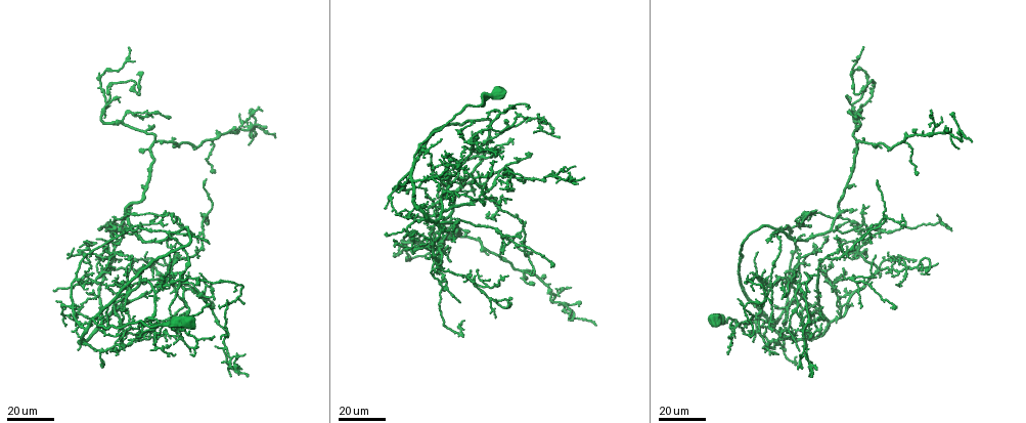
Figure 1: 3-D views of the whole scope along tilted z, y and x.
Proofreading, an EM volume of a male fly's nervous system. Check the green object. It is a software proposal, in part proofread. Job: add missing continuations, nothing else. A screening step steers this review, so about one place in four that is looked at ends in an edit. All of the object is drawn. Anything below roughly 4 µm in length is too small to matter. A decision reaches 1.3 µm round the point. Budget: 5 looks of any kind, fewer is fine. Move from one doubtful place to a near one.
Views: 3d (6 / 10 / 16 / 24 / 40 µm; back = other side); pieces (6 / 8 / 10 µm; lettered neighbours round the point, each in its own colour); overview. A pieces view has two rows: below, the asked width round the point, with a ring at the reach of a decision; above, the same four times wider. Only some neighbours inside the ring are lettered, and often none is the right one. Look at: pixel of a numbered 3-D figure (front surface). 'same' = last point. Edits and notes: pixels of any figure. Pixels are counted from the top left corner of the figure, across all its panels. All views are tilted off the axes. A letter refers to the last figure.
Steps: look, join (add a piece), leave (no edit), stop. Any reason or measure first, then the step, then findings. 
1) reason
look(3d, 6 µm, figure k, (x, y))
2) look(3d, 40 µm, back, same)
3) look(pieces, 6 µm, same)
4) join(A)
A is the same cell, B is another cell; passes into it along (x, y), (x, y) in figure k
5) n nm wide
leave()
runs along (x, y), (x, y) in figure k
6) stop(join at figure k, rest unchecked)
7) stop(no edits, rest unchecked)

an open end
look(3d, 24 µm, figure 1, (858, 125))

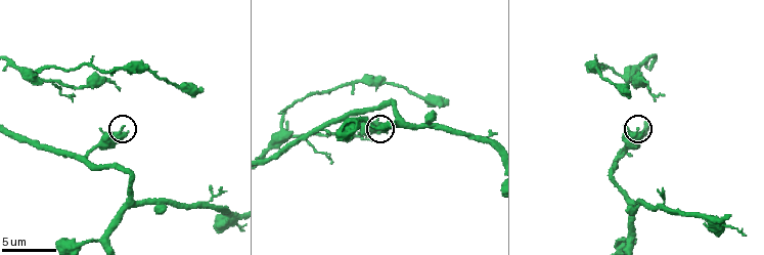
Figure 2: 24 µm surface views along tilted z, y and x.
closer look
look(3d, 10 µm, figure 2, (642, 131))

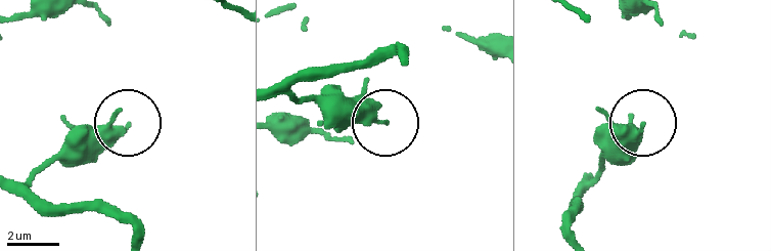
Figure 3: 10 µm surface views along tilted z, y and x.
look(pieces, 10 µm, figure 3, (645, 124))

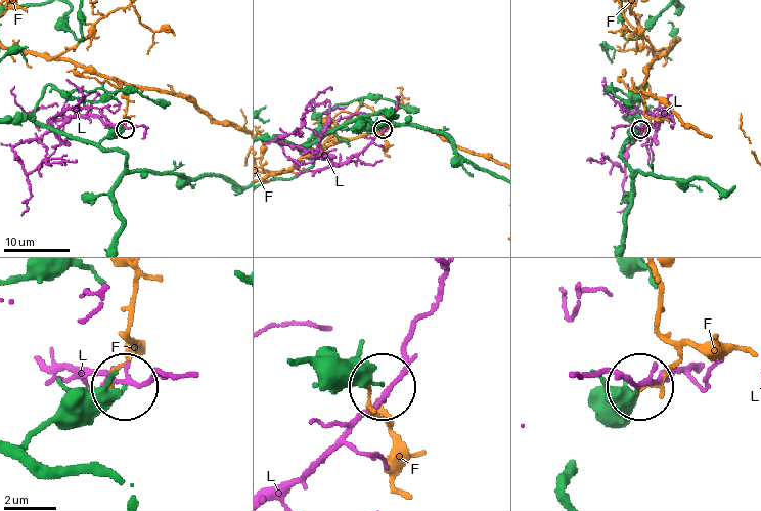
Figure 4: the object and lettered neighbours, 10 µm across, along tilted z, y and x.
230 nm wide
leave()
F and L are other cells; runs along (304, 359), (328, 359), (379, 385) in figure 4; none of them fits

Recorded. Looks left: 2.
branch stops here
look(3d, 24 µm, figure 1, (875, 254))

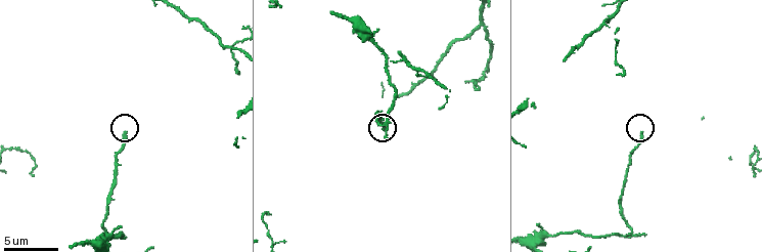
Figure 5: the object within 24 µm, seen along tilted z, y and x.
look(pieces, 6 µm, figure 5, (640, 133))

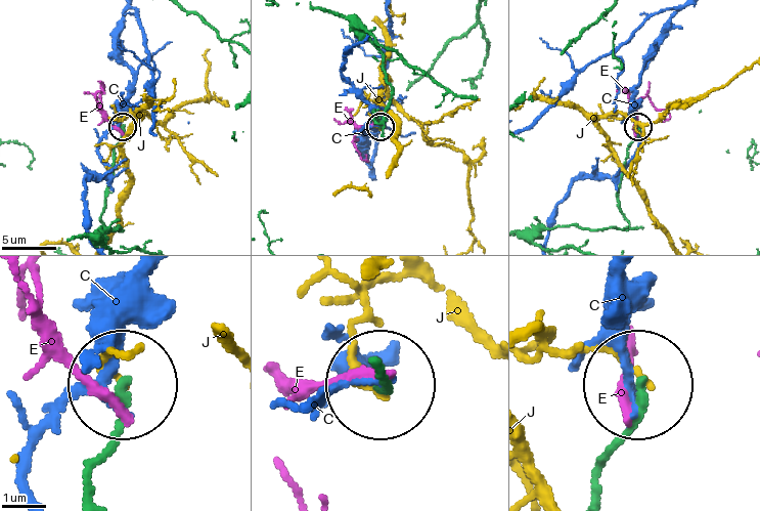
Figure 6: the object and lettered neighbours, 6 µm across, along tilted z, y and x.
leave()
C, E and J are other cells; runs along (590, 488), (595, 467), (633, 424), (642, 383) in figure 6; none of them fits

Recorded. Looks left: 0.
stop(no edits, rest unchecked)

